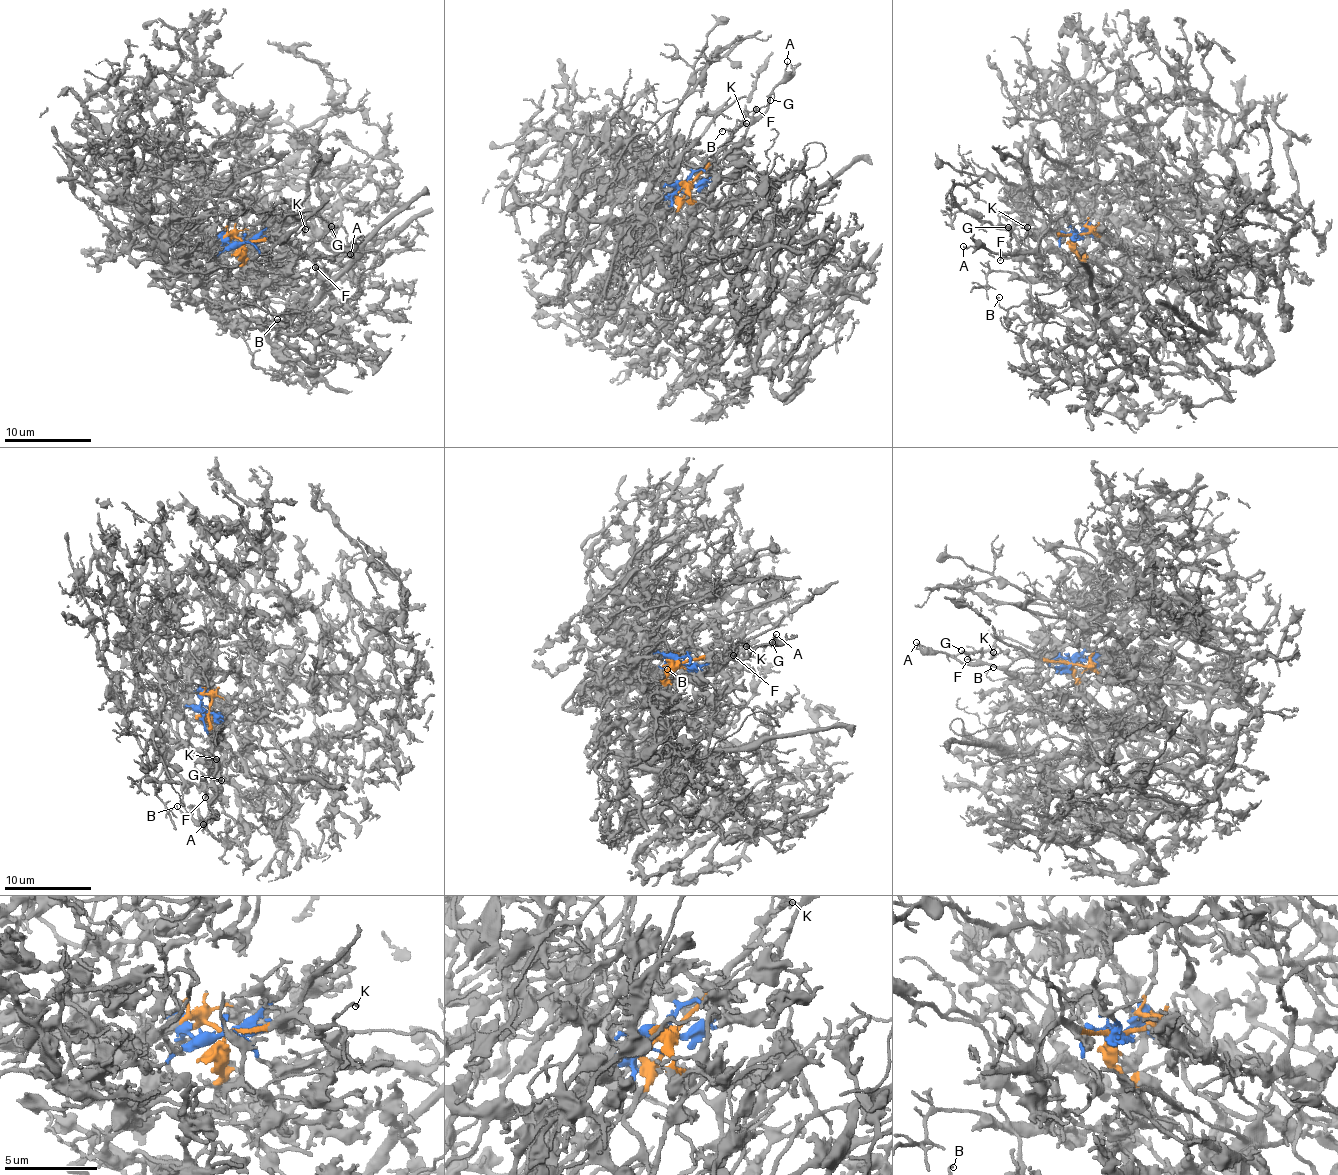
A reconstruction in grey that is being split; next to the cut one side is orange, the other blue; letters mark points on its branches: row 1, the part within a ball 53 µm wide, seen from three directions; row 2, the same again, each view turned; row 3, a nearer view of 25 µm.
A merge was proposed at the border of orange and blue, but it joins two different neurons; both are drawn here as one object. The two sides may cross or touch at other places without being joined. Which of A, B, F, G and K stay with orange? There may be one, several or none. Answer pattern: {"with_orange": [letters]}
{"with_orange": ["A", "B", "F", "G", "K"]}

